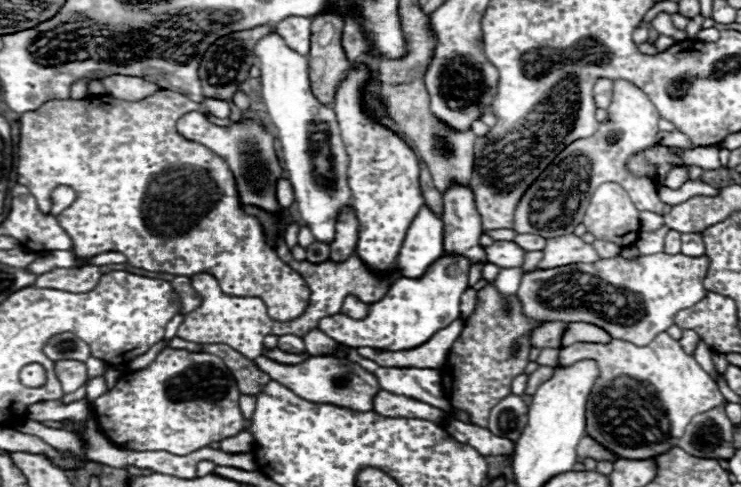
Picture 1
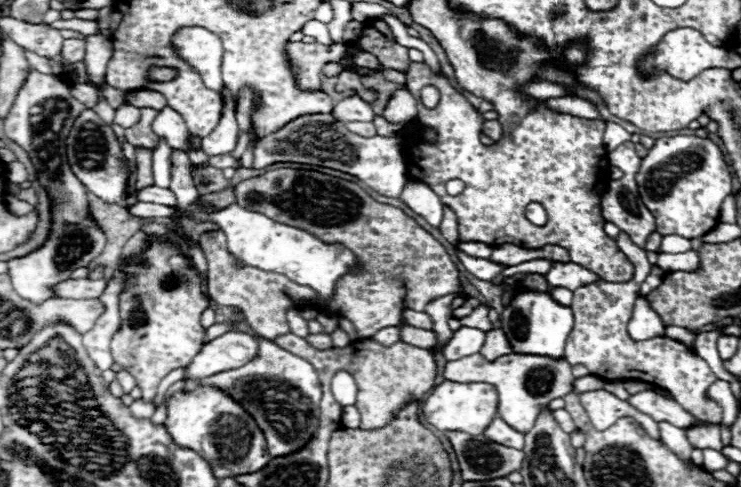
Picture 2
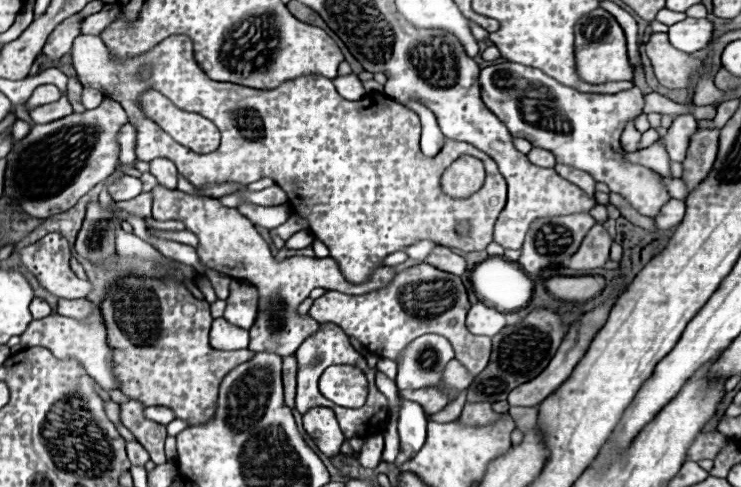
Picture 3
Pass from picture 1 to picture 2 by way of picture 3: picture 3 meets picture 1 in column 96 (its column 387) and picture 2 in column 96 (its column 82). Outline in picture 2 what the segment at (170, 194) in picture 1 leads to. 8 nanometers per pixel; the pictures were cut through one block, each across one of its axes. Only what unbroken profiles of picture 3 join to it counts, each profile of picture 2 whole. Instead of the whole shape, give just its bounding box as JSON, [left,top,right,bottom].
[86,36,112,86]

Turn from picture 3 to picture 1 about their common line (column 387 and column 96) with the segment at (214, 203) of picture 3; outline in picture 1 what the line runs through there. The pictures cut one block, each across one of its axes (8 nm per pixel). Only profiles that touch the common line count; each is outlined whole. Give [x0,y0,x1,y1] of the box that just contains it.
[34,266,102,292]

